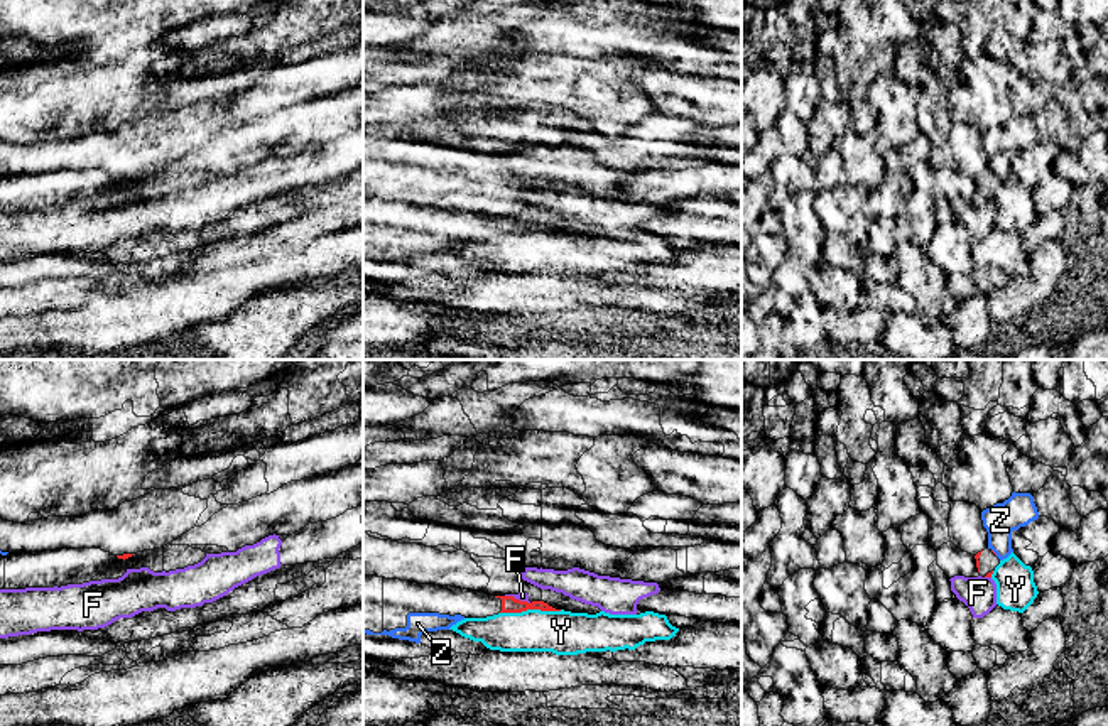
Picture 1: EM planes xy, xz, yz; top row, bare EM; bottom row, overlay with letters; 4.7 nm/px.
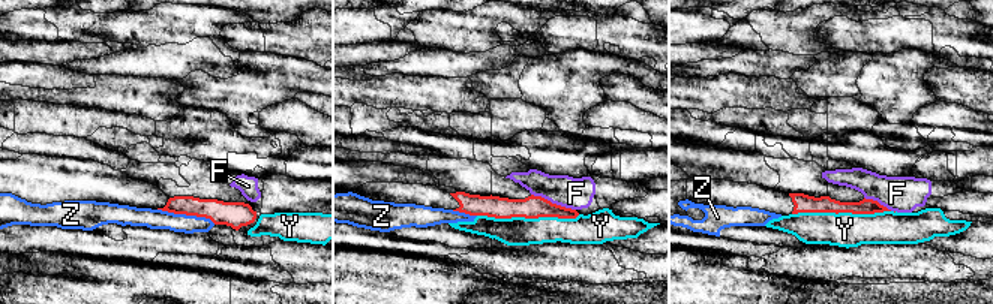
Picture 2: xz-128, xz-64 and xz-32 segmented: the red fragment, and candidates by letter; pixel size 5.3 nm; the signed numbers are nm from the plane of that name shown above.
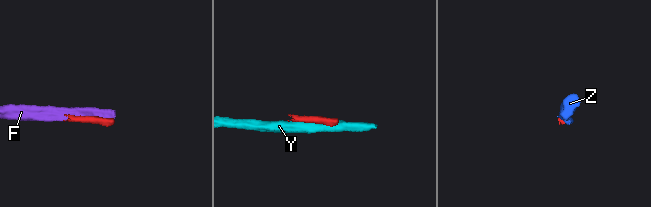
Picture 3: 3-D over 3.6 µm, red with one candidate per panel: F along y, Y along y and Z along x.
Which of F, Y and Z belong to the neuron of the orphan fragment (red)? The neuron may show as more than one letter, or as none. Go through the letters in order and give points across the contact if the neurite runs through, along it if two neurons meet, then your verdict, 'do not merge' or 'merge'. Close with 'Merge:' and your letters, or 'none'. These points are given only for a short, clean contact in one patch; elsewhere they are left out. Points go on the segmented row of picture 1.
F: do not merge
Y: do not merge
Z: do not merge
Merge: none

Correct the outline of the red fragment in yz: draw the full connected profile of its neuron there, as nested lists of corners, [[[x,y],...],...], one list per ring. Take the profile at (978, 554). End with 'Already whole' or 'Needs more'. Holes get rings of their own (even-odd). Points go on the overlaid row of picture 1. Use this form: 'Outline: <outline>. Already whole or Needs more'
Outline: [[[991,549],[978,552],[975,559],[981,577],[991,577],[995,567],[1000,564],[1000,559]]]. Needs more

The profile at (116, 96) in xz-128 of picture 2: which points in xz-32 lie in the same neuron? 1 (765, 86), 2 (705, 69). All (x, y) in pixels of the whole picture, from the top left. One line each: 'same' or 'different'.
1: same
2: different

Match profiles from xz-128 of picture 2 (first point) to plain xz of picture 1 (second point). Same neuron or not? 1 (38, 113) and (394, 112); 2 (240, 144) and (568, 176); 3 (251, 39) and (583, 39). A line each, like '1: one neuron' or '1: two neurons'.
1: two neurons
2: one neuron
3: one neuron

